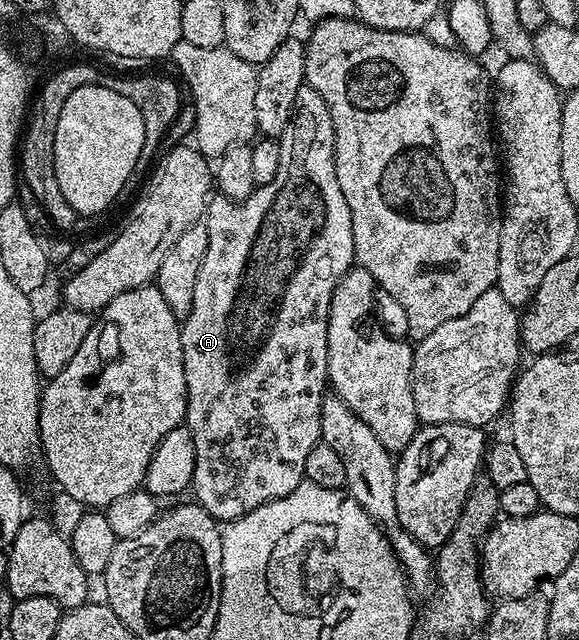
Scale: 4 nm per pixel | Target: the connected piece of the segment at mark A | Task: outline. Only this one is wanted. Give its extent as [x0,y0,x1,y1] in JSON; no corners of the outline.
[181,86,355,521]

